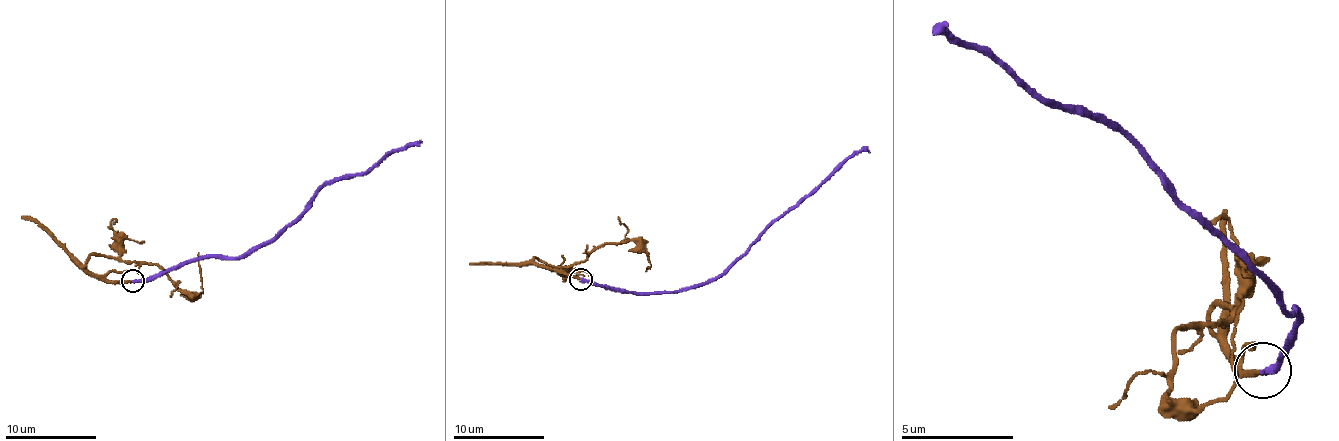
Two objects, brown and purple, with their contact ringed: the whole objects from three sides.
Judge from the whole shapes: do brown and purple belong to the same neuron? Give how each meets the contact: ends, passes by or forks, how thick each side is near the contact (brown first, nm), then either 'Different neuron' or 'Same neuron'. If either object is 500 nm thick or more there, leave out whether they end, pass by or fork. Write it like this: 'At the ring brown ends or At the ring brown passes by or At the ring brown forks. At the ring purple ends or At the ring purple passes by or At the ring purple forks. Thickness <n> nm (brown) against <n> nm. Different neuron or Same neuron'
At the ring brown ends. At the ring purple ends. Thickness 240 nm (brown) against 300 nm. Same neuron

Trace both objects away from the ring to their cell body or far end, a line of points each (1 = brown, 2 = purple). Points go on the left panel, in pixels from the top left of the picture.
1: (132, 280), (100, 280), (87, 260), (100, 255), (159, 266), (180, 289), (198, 296), (198, 253)
2: (132, 282), (146, 282), (193, 260), (257, 251), (270, 244), (325, 185), (368, 173), (411, 142), (422, 142)

